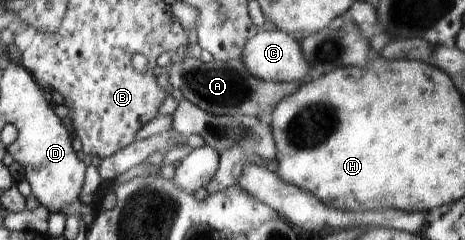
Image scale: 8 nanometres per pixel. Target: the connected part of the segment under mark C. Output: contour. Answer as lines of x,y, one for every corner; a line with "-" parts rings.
274,27
268,31
260,30
260,33
256,33
247,41
242,61
254,77
264,81
296,83
302,81
302,77
310,70
310,65
296,37

